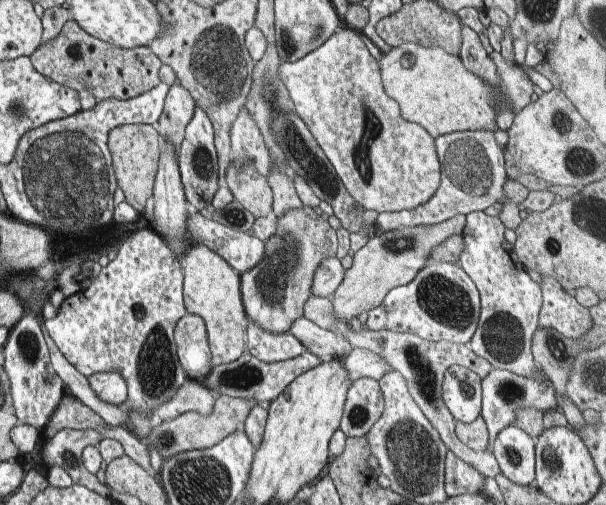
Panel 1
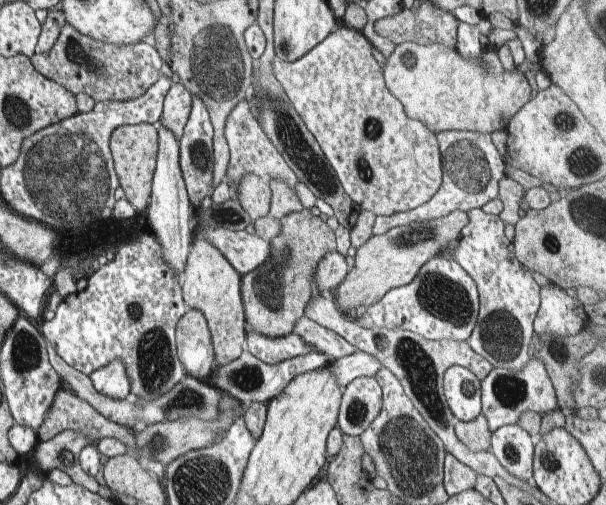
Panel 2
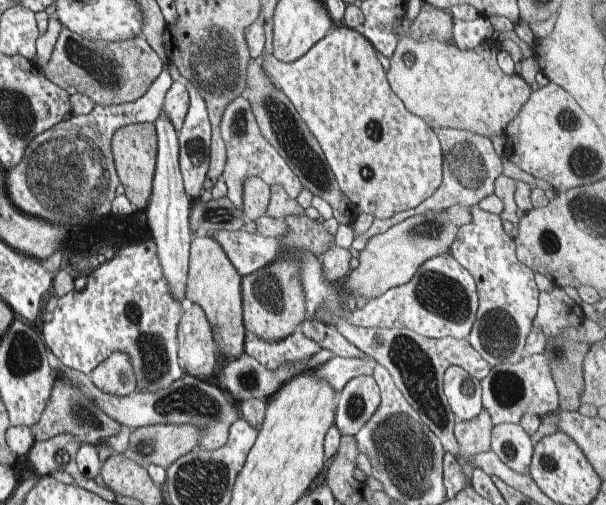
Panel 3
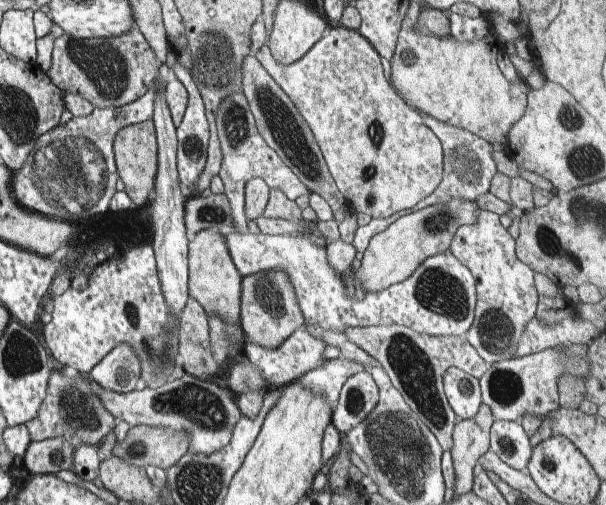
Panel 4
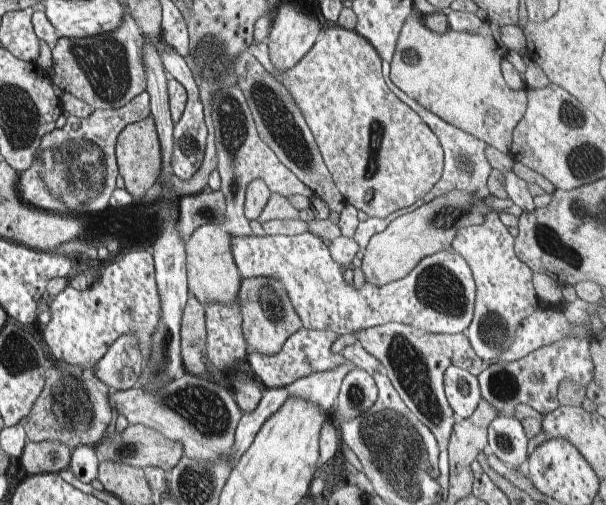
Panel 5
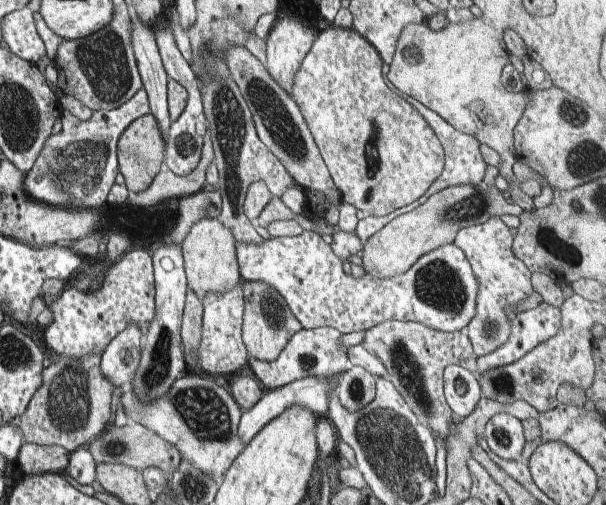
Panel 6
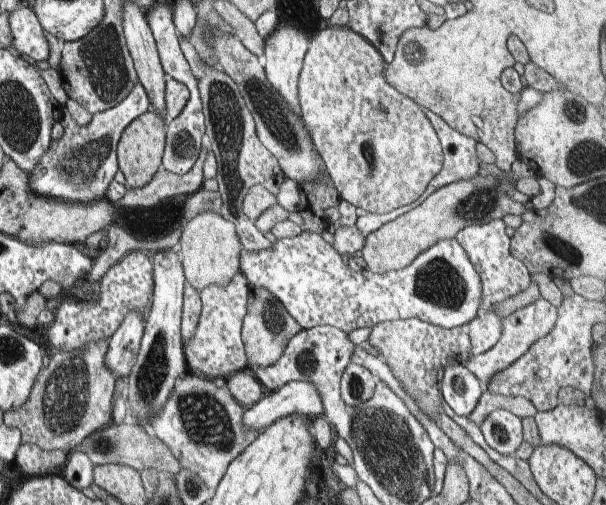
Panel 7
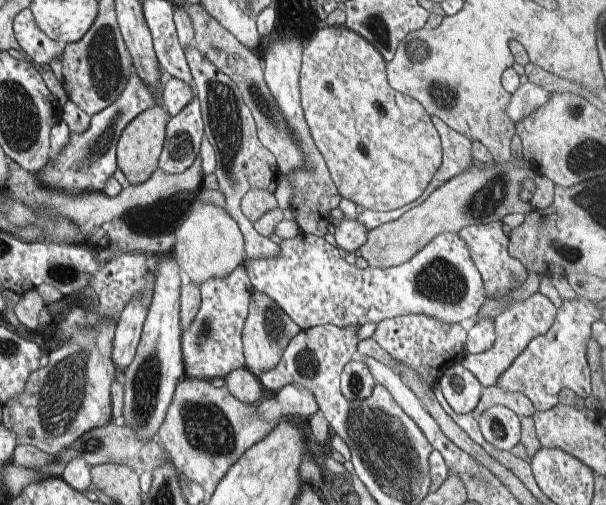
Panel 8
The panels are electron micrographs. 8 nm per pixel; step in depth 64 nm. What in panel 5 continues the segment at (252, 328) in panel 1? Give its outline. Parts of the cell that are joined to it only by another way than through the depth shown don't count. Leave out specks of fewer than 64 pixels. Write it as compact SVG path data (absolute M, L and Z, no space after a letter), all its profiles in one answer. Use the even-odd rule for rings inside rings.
M300 328L281 346L281 350L273 355L263 355L248 348L246 362L254 376L258 376L269 389L282 388L292 384L310 373L327 371L346 362L345 358L332 349L338 335L332 331L311 331Z

